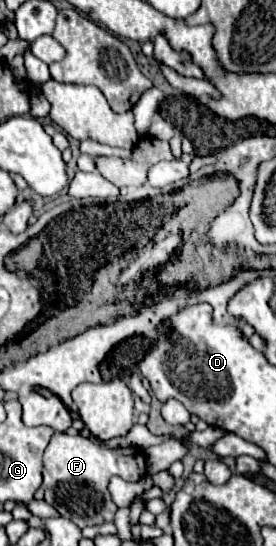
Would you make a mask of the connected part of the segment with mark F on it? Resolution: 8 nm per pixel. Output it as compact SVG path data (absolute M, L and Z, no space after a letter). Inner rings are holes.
M58 432L52 436L46 452L44 452L44 482L42 482L42 490L44 490L44 500L48 504L52 504L60 516L72 520L78 528L84 526L100 526L104 522L114 520L114 514L118 510L118 506L114 504L114 500L110 498L108 492L108 482L112 476L120 476L128 482L138 482L142 476L146 476L146 456L144 450L134 448L134 452L128 450L104 450L96 444L92 444L88 438L82 438L78 434L66 434L66 432Z

